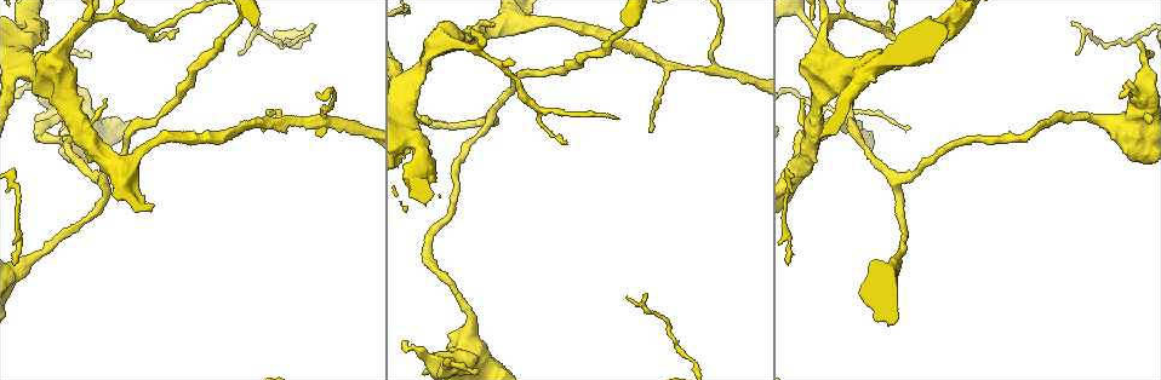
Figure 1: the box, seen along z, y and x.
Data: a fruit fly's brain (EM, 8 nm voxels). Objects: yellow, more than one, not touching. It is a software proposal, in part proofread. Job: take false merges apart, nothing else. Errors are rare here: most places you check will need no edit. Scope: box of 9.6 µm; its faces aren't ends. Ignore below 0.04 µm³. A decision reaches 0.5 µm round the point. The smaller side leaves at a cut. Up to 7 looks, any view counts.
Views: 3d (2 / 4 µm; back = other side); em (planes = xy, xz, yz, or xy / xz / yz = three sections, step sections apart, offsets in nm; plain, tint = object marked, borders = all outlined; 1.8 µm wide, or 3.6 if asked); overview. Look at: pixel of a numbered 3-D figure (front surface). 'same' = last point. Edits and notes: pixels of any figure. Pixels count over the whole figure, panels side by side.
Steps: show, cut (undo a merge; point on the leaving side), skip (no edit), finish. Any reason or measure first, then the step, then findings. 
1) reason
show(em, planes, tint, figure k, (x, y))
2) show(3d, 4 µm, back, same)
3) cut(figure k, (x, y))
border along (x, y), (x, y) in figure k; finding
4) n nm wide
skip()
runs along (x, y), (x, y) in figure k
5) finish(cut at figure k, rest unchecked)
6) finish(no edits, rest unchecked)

closes a loop
show(em, planes, tint, figure 1, (495, 362))

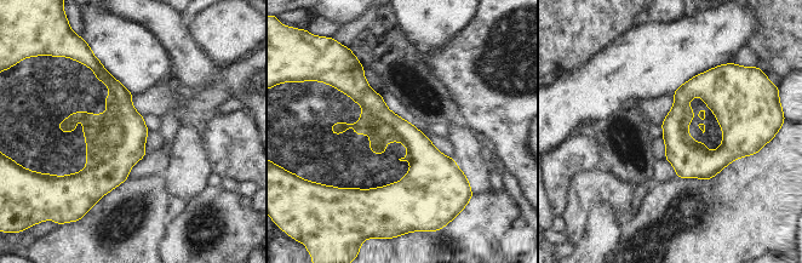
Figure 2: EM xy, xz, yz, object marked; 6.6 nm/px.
220 nm wide
skip()
runs along (360, 72), (417, 148), (396, 203) in figure 2; continuous, no second neuron

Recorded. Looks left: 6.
show(3d, 4 µm, figure 1, (895, 177))

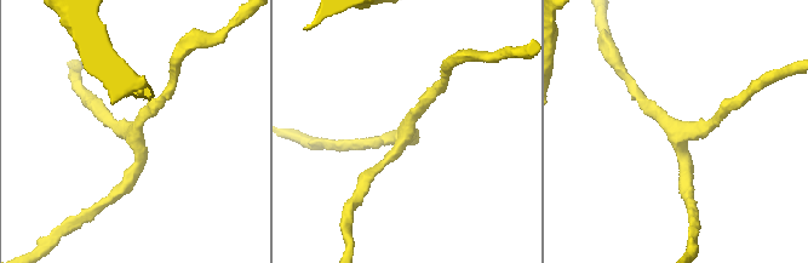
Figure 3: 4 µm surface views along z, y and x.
3 arms; arms of 160, 220, 220 nm; shape alone is not enough
show(em, xy, step 16, tint, figure 3, (133, 132))

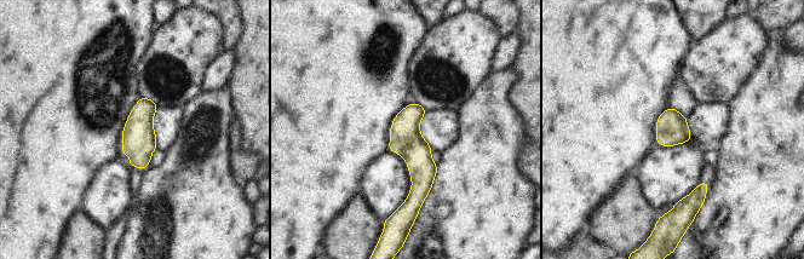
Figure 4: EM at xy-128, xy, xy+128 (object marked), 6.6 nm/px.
cut it another way
show(em, planes, tint, same)

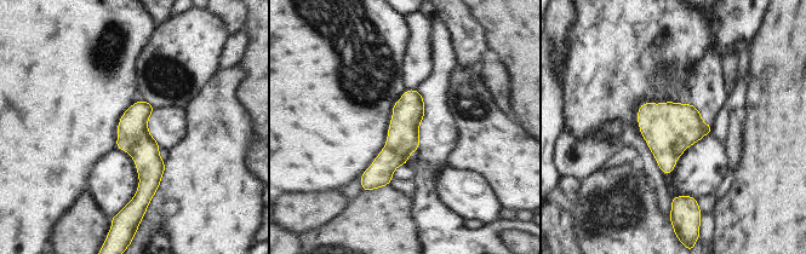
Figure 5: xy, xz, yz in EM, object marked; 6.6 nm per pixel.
200 nm wide
skip()
runs along (415, 93), (401, 143), (365, 186) in figure 5; continuous, no second neuron

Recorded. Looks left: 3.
sharp bend
show(em, planes, tint, figure 1, (828, 22))

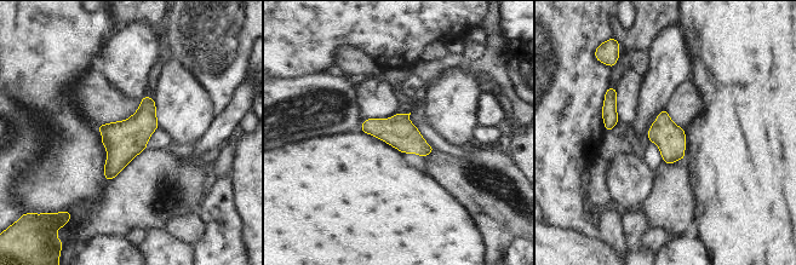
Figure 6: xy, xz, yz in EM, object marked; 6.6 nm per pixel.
skip()
all the same neuron

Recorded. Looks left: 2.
finish(no edits, rest unchecked)

